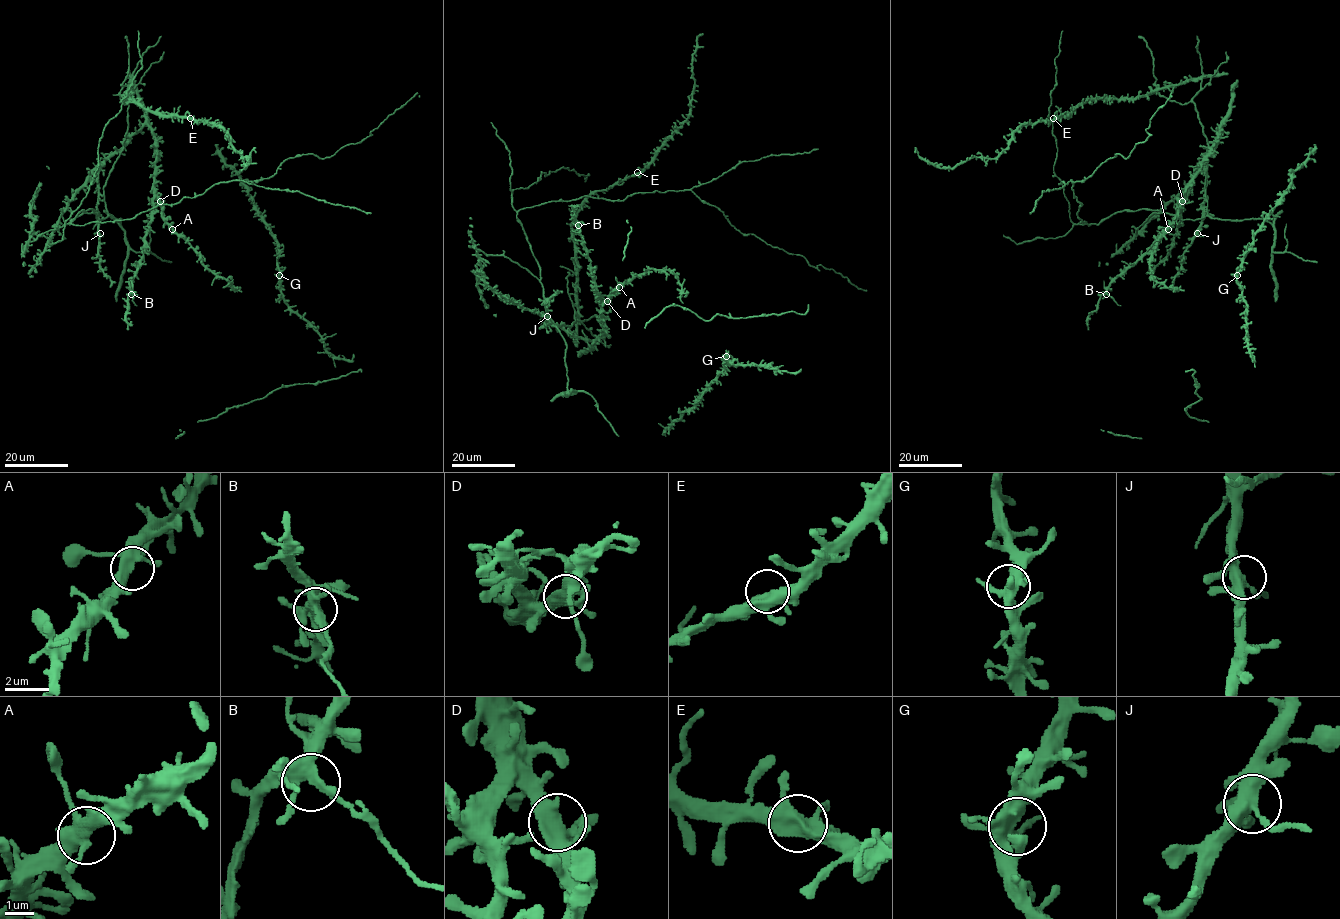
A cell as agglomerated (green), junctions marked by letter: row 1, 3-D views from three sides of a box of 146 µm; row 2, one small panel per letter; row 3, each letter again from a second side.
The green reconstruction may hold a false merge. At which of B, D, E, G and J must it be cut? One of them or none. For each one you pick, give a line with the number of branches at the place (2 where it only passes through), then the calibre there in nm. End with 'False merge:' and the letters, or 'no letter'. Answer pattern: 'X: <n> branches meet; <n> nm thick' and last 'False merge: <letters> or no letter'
False merge: no letter

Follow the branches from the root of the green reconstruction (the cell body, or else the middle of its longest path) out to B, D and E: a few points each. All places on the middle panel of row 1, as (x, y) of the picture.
B: (602, 324), (602, 301), (578, 225)
D: (602, 324), (602, 306), (607, 301)
E: (602, 324), (593, 340), (569, 328), (575, 311), (578, 320), (572, 216), (590, 194), (637, 172)

